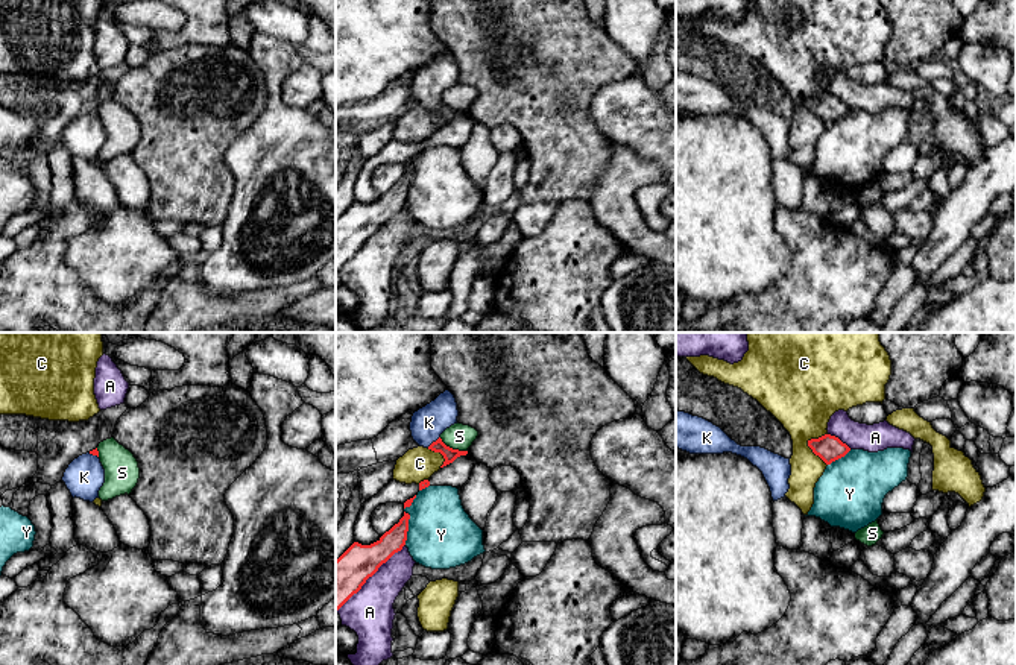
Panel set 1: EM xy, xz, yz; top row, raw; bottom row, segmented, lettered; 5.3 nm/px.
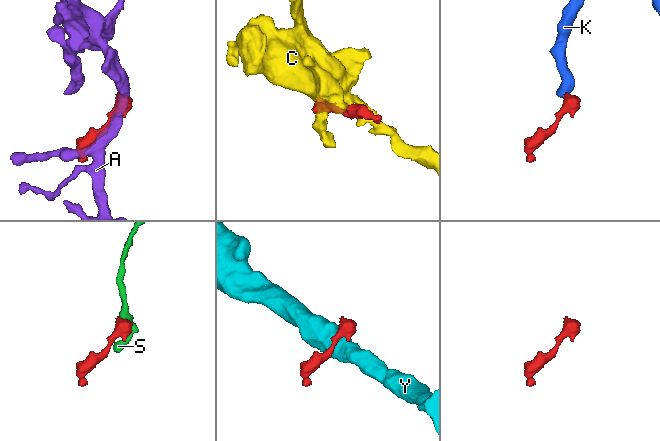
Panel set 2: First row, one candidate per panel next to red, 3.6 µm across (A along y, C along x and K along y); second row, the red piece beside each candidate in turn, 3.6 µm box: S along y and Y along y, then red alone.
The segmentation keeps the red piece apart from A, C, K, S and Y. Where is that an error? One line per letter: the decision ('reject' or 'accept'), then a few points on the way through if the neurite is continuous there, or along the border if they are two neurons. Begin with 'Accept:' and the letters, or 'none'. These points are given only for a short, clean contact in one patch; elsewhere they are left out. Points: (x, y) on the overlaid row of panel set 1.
Accept: K
A: reject
C: reject; border along yz (825, 433), (813, 438), (808, 447), (826, 465)
K: accept; runs through xz (450, 454), (433, 442), (429, 436), (429, 422)
S: reject; border along xz (439, 438), (447, 445), (466, 451)
Y: reject

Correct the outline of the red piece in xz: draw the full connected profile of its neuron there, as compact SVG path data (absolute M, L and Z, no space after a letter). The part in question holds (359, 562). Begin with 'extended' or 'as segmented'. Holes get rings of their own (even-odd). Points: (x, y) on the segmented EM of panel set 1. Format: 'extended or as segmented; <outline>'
as segmented; M410 515L404 516L377 542L361 545L354 542L336 560L336 612L372 577L378 568L395 553L401 551L407 541Z

